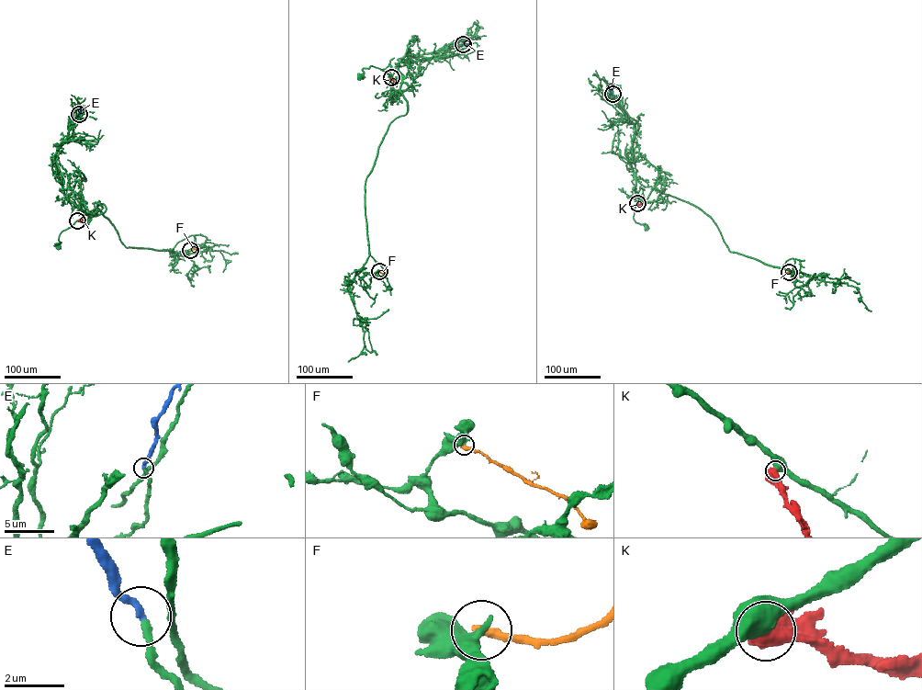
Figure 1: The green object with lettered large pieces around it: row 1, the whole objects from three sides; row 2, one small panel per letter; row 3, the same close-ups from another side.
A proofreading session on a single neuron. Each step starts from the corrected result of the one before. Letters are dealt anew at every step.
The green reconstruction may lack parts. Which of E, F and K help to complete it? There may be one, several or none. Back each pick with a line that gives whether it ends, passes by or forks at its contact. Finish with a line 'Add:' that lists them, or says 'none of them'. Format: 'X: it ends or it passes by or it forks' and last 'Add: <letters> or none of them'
E: it ends
Add: E

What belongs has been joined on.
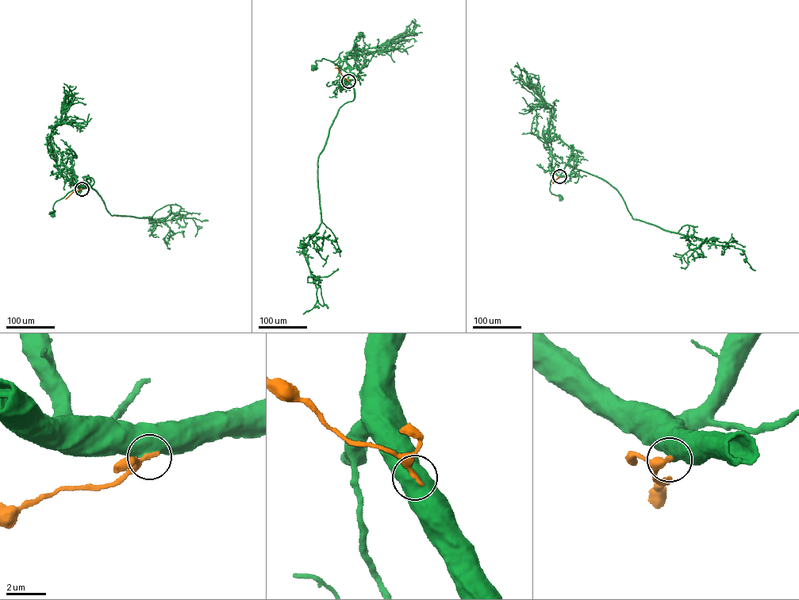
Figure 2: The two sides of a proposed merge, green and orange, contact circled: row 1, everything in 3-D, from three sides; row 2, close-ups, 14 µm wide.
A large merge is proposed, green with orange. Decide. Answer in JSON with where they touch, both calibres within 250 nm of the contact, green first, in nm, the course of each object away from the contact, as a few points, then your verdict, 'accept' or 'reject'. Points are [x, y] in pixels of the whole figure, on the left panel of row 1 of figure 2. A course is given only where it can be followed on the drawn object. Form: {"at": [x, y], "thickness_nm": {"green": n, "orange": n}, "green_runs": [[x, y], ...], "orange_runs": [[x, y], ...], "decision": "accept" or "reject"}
{"at": [82, 189], "thickness_nm": {"green": 650, "orange": 280}, "green_runs": [[82, 189], [77, 186], [56, 201], [53, 210], [50, 212], [52, 214]], "orange_runs": [[82, 189], [73, 191], [65, 198]], "decision": "reject"}

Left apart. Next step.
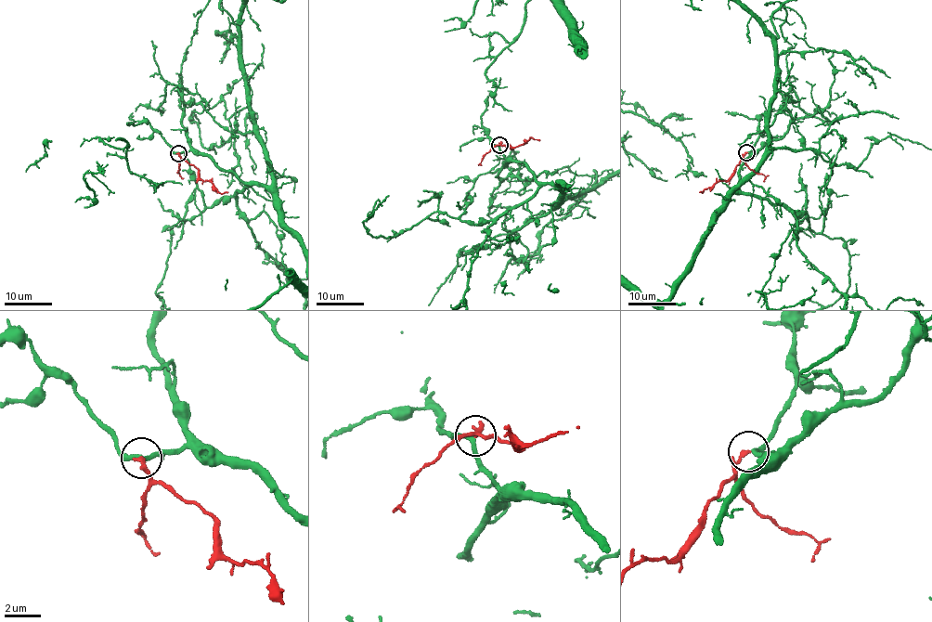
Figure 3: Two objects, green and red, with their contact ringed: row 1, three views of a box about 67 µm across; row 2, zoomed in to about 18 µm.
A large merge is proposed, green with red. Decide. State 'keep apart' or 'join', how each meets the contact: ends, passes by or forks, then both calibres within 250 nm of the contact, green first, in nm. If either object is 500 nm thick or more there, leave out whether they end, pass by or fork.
join; green passes by; red passes by; 240 nm thick on the green side, 150 nm on the other

